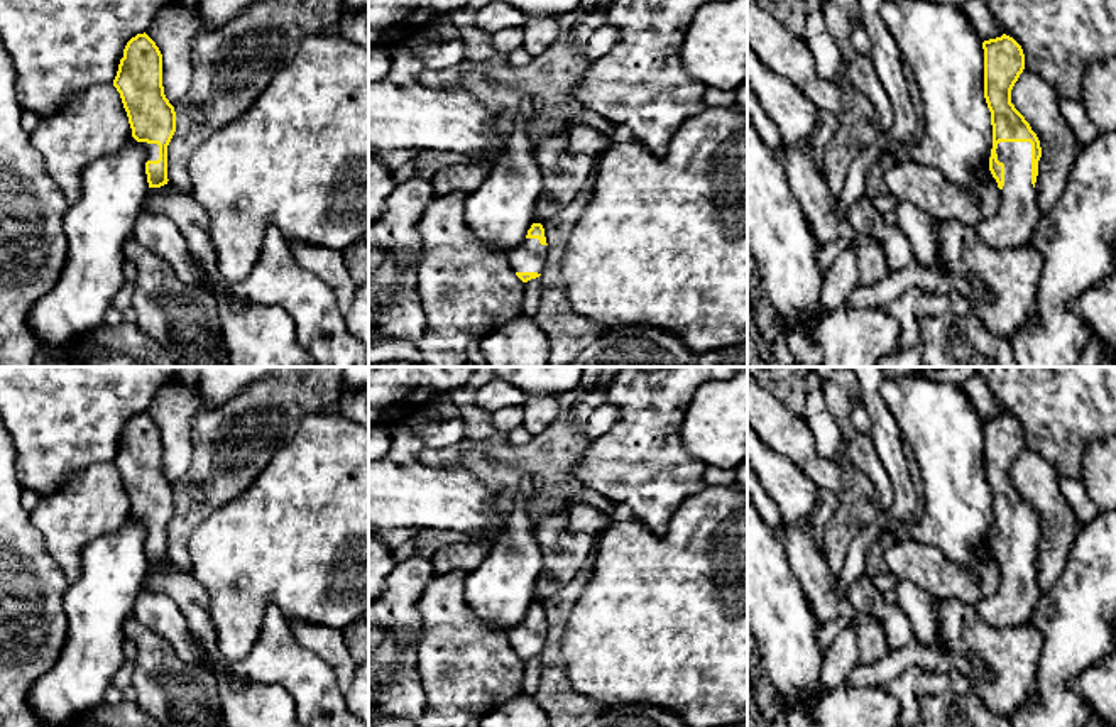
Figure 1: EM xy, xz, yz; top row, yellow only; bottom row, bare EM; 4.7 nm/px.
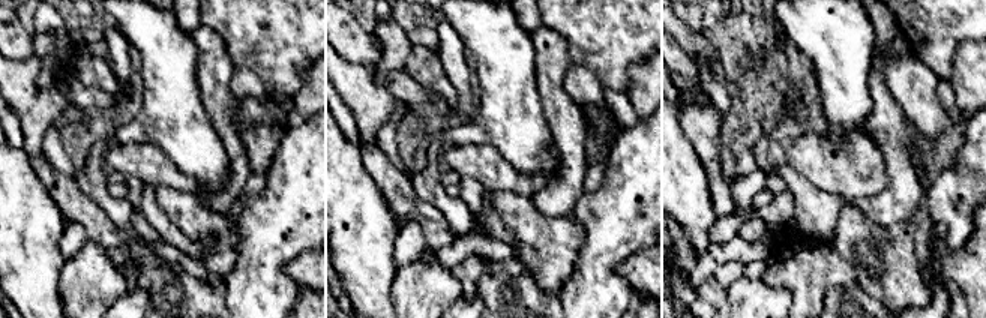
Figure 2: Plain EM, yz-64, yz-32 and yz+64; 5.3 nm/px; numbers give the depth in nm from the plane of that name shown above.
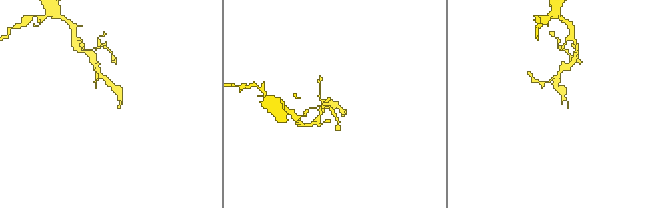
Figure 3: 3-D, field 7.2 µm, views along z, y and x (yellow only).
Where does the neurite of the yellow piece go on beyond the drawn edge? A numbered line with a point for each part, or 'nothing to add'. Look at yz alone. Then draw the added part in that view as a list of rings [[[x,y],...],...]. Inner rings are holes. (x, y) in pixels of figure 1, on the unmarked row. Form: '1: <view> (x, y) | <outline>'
1: yz (1012, 606) | [[[999,521],[998,539],[1004,543],[1004,565],[994,595],[976,604],[977,614],[993,627],[1018,627],[1030,624],[1042,592],[1037,568],[1031,563],[1031,522]]]

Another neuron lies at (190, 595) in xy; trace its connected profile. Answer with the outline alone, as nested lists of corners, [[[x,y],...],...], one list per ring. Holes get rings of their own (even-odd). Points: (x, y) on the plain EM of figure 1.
[[[167,560],[161,566],[149,566],[144,578],[144,587],[167,595],[184,614],[189,632],[205,649],[205,656],[223,673],[242,685],[281,685],[284,686],[296,705],[298,722],[303,727],[365,727],[358,722],[345,705],[333,668],[304,649],[293,636],[287,619],[277,607],[269,607],[259,632],[259,637],[250,653],[240,661],[228,661],[218,651],[216,631],[210,617],[206,588],[193,577],[189,570],[183,570]]]

